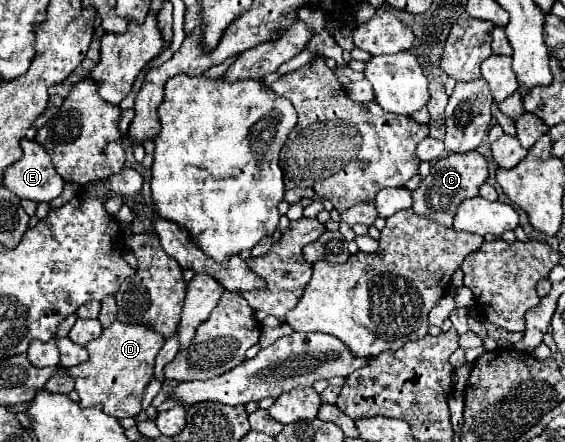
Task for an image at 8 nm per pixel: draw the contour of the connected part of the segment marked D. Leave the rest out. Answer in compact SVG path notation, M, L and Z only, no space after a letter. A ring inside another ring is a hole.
M114 322L102 330L102 336L86 346L90 358L84 364L68 368L68 374L76 378L76 390L80 394L80 406L104 404L104 412L114 418L136 416L142 410L142 398L148 382L154 376L154 360L164 344L164 336L152 326Z

